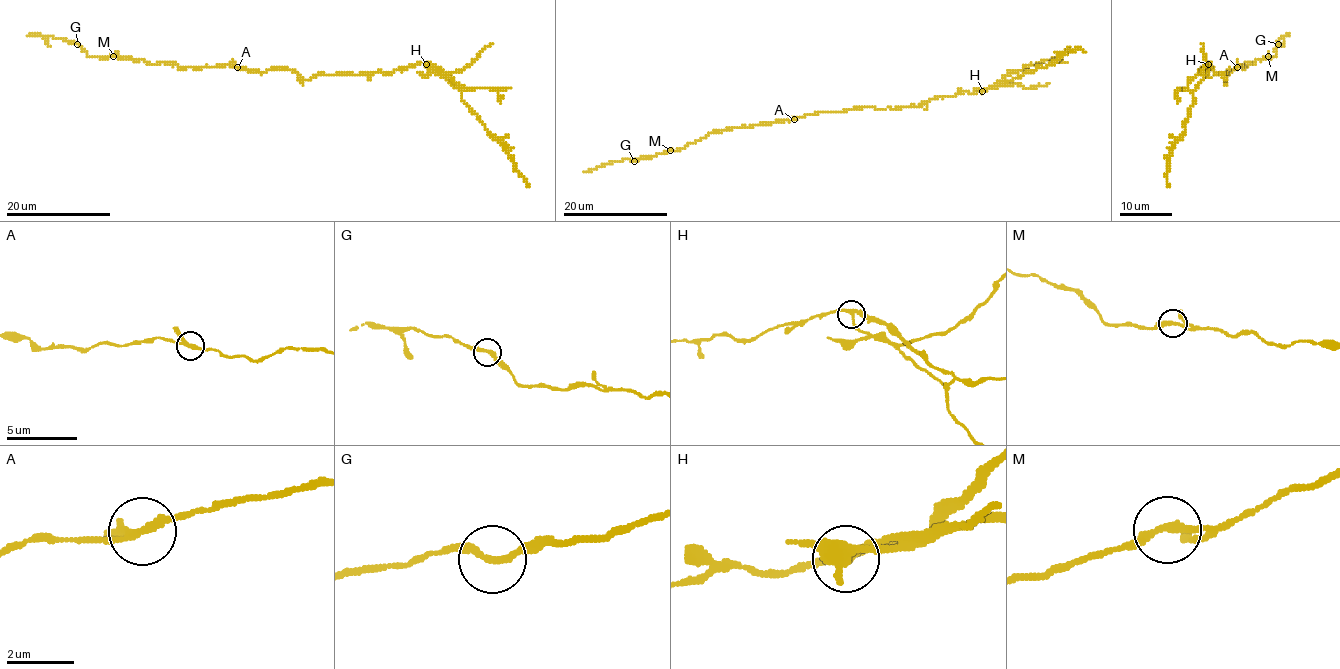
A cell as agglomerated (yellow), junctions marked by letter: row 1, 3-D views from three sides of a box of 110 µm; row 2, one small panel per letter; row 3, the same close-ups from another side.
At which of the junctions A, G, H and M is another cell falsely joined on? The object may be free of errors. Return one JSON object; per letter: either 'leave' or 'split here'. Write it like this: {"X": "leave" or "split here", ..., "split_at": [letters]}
{"A": "leave", "G": "leave", "H": "split here", "M": "leave", "split_at": ["H"]}

